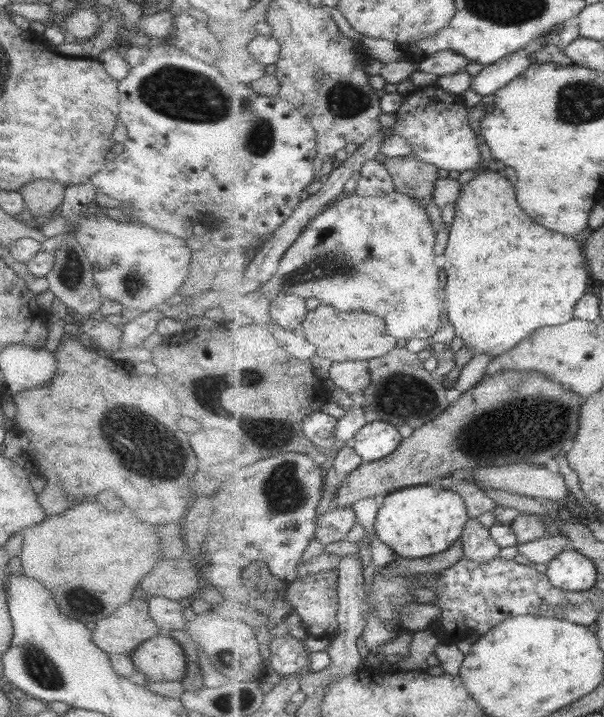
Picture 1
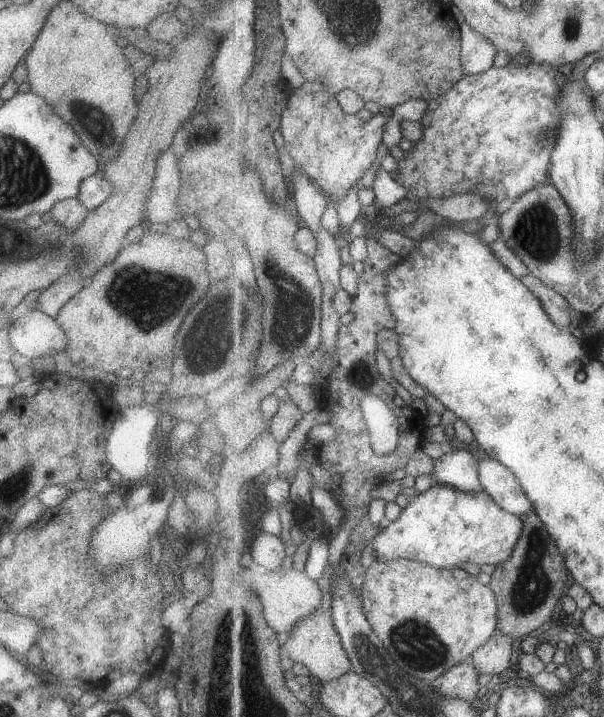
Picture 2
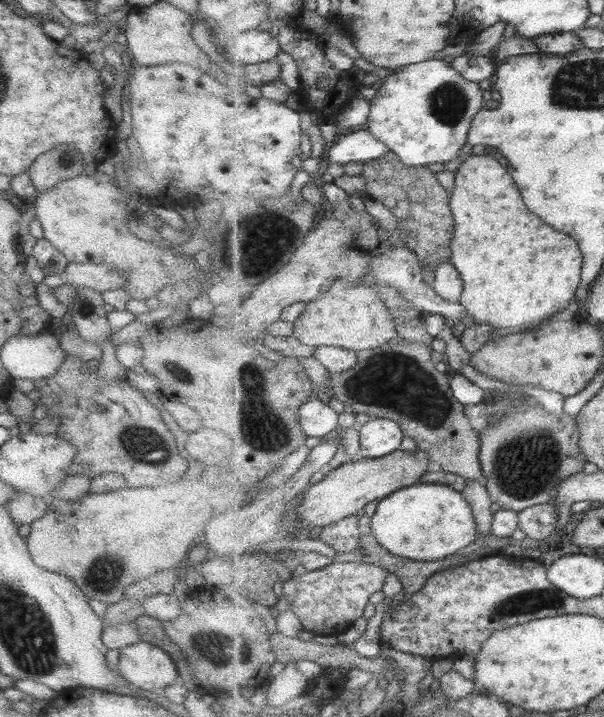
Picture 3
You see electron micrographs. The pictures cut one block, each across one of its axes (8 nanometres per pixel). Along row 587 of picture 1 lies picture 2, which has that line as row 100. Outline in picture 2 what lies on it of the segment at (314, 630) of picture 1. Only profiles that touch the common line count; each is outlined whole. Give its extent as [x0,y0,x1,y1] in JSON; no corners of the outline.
[279,88,390,204]

